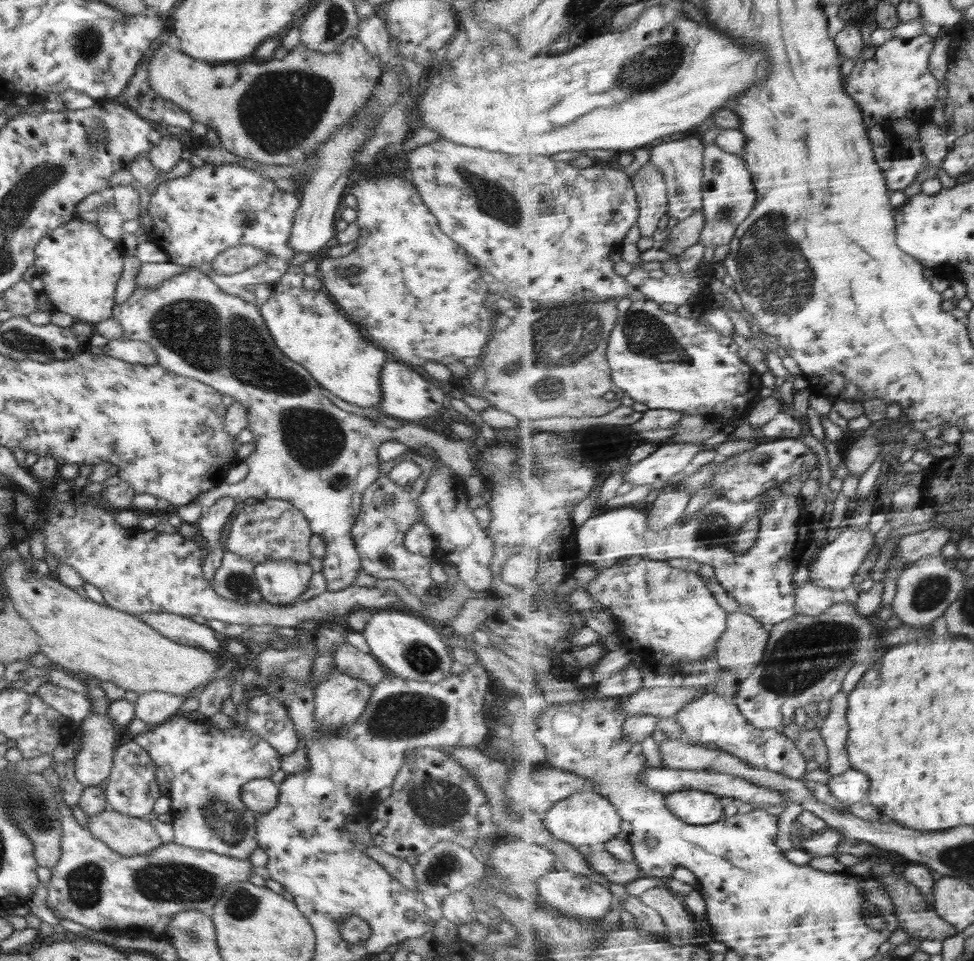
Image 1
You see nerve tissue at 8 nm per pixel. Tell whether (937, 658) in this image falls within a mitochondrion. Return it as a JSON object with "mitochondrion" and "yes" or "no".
{"mitochondrion":"no"}

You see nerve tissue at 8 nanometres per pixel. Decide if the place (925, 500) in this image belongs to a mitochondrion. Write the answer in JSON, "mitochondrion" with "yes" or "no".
{"mitochondrion":"no"}

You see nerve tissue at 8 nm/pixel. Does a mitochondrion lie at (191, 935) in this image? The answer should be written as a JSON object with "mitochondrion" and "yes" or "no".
{"mitochondrion":"yes"}

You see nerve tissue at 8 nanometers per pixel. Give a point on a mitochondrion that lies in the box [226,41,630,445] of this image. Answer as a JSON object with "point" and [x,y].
{"point":[280,109]}

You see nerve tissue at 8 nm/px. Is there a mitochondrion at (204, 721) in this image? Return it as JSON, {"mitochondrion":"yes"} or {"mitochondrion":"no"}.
{"mitochondrion":"no"}

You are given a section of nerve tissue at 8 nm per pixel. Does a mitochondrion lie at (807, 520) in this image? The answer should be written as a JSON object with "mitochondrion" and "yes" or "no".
{"mitochondrion":"no"}

